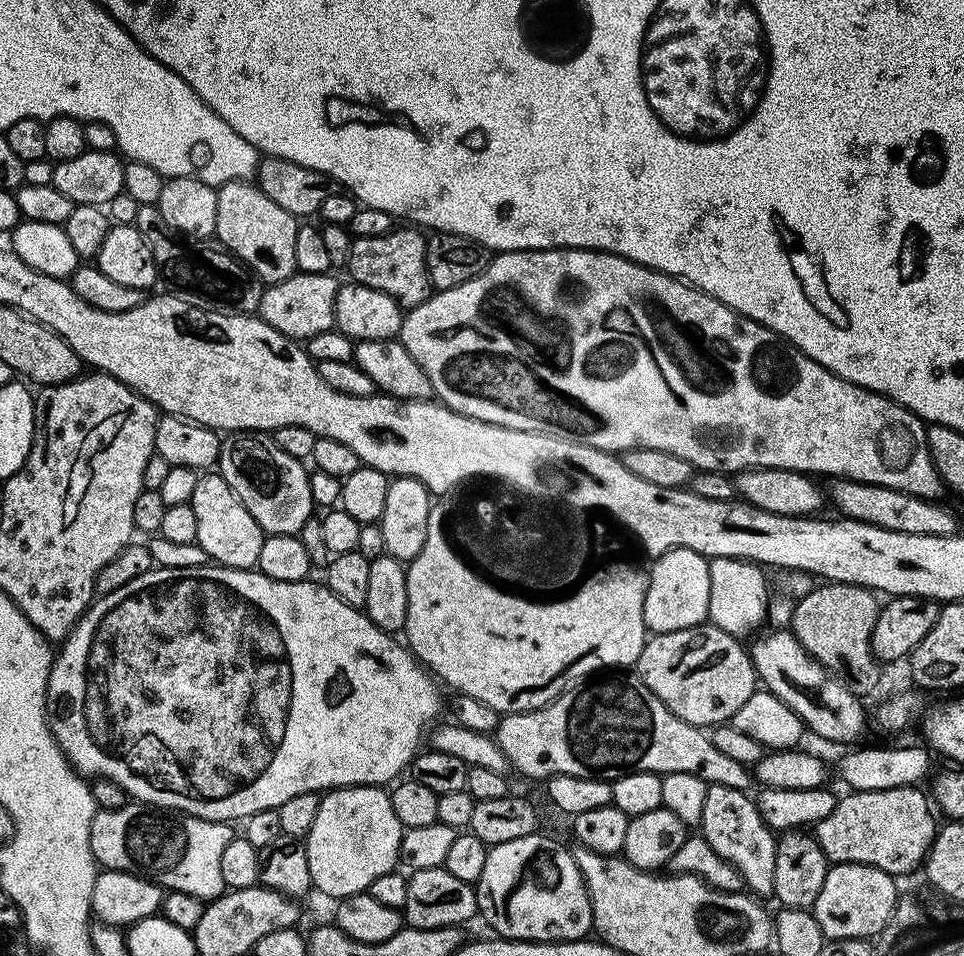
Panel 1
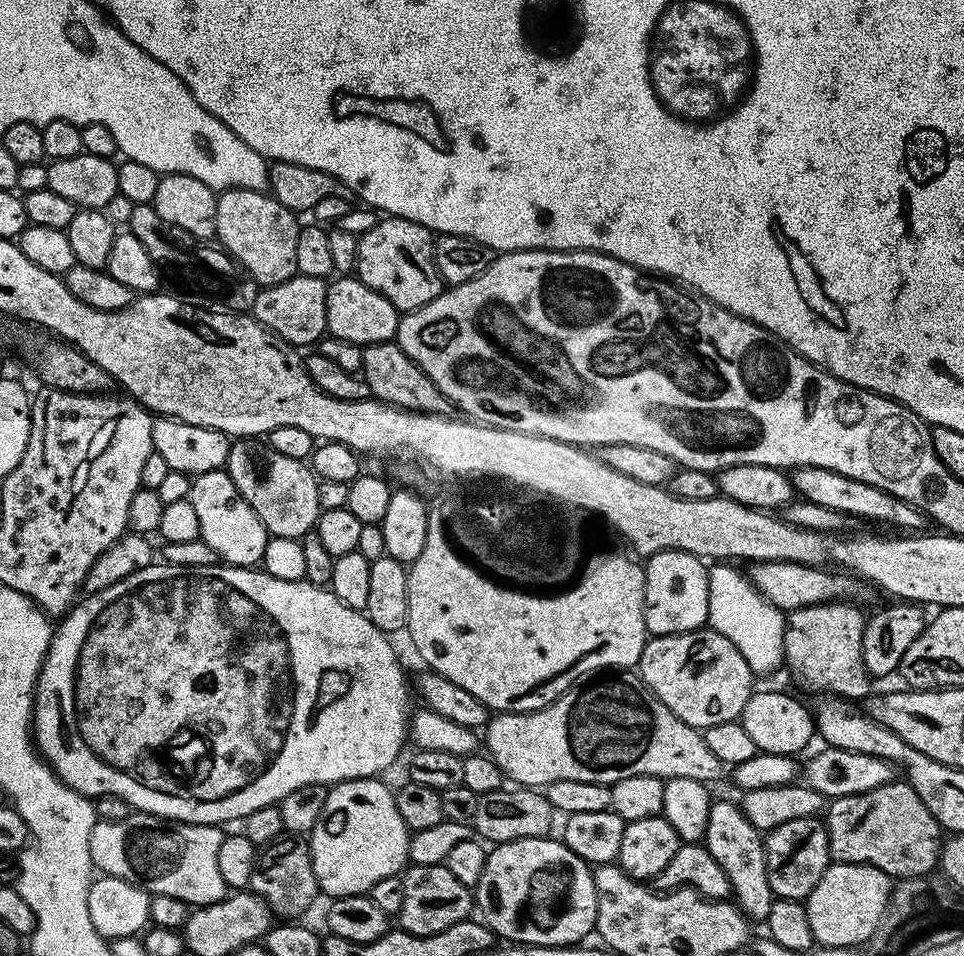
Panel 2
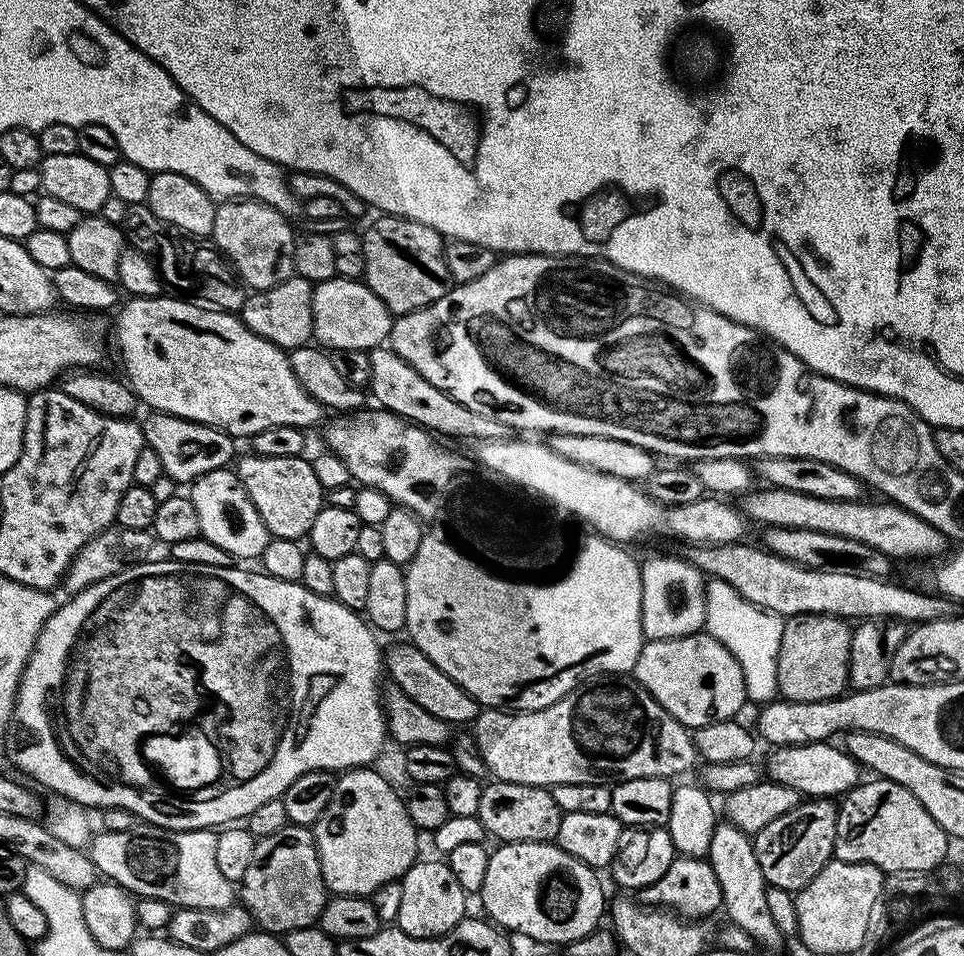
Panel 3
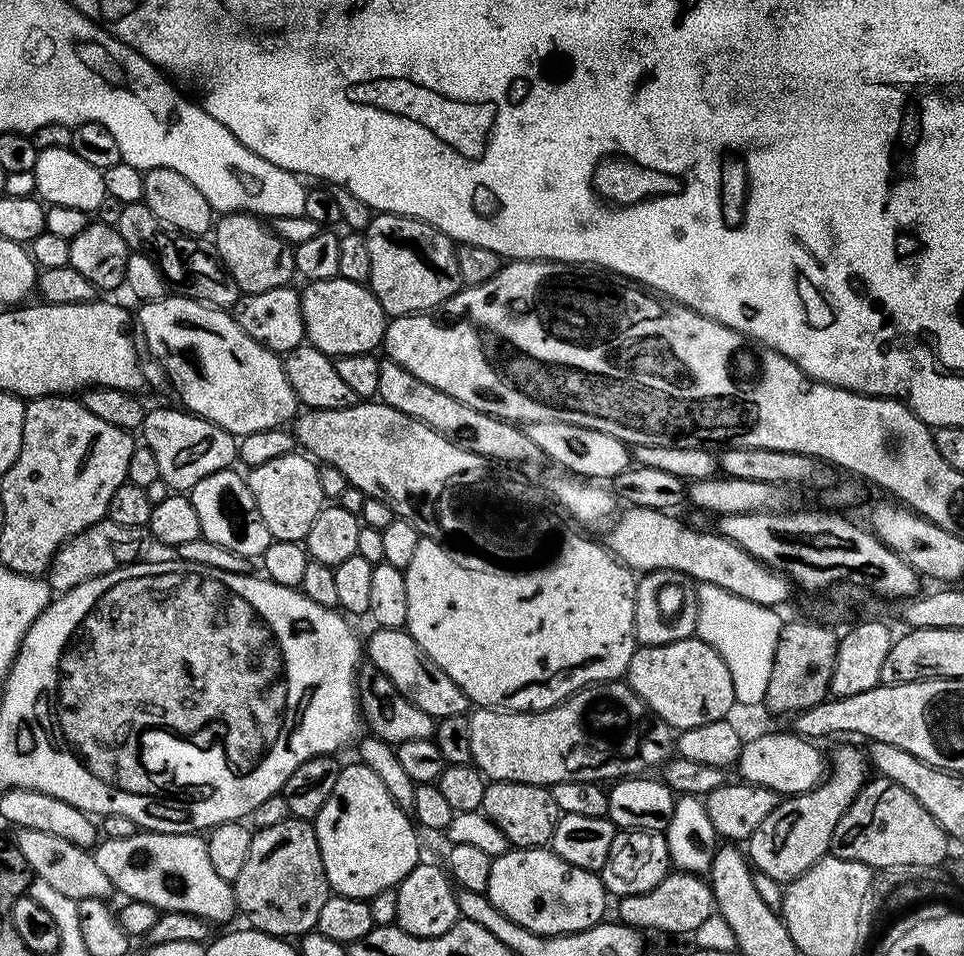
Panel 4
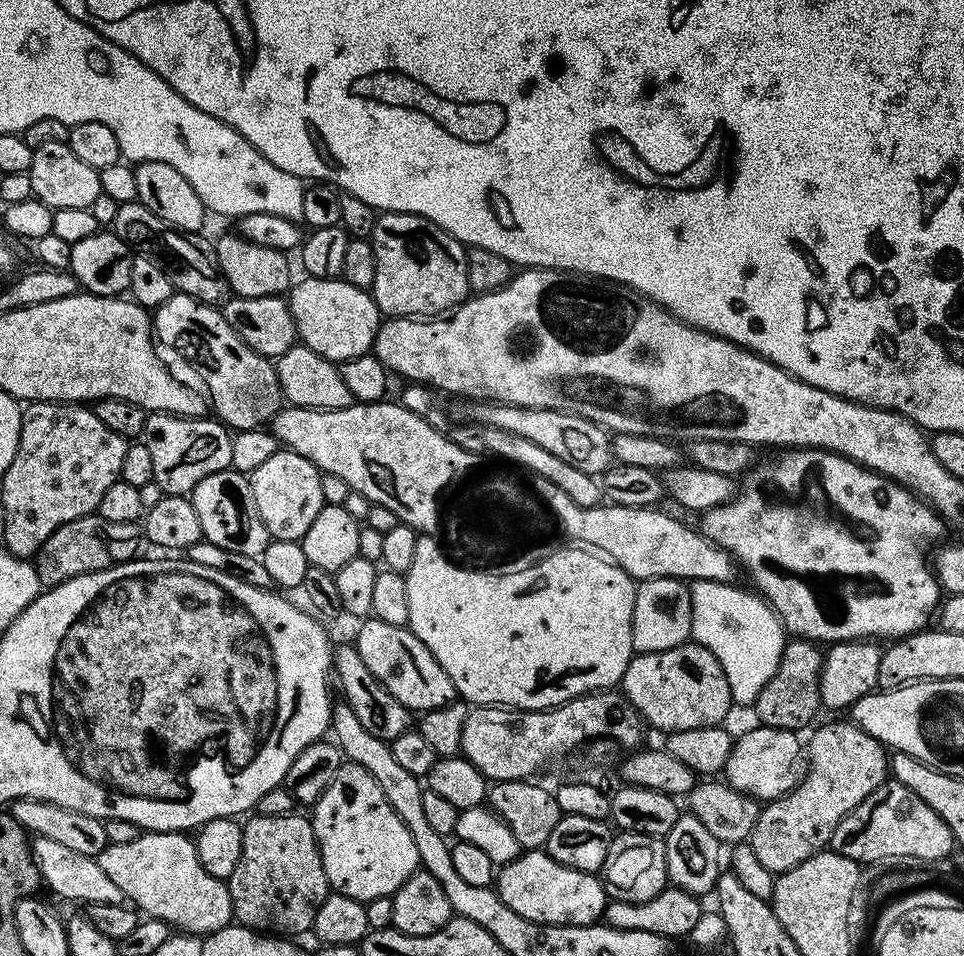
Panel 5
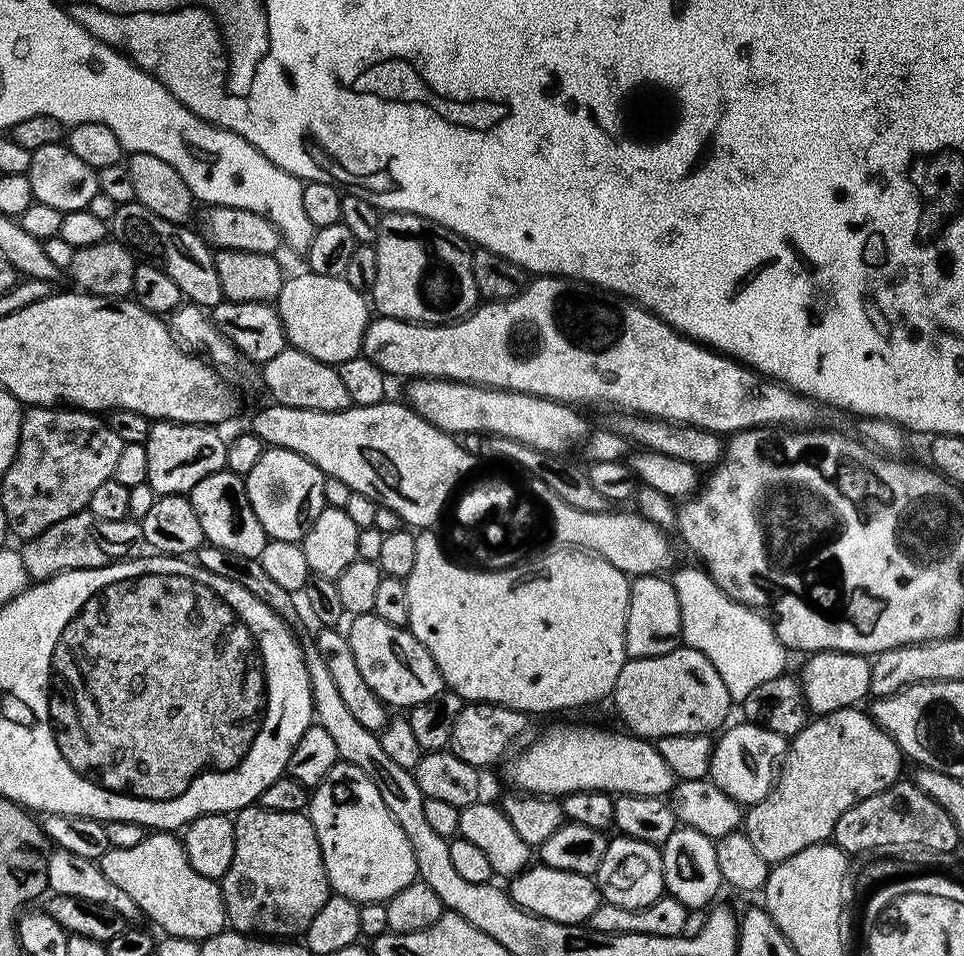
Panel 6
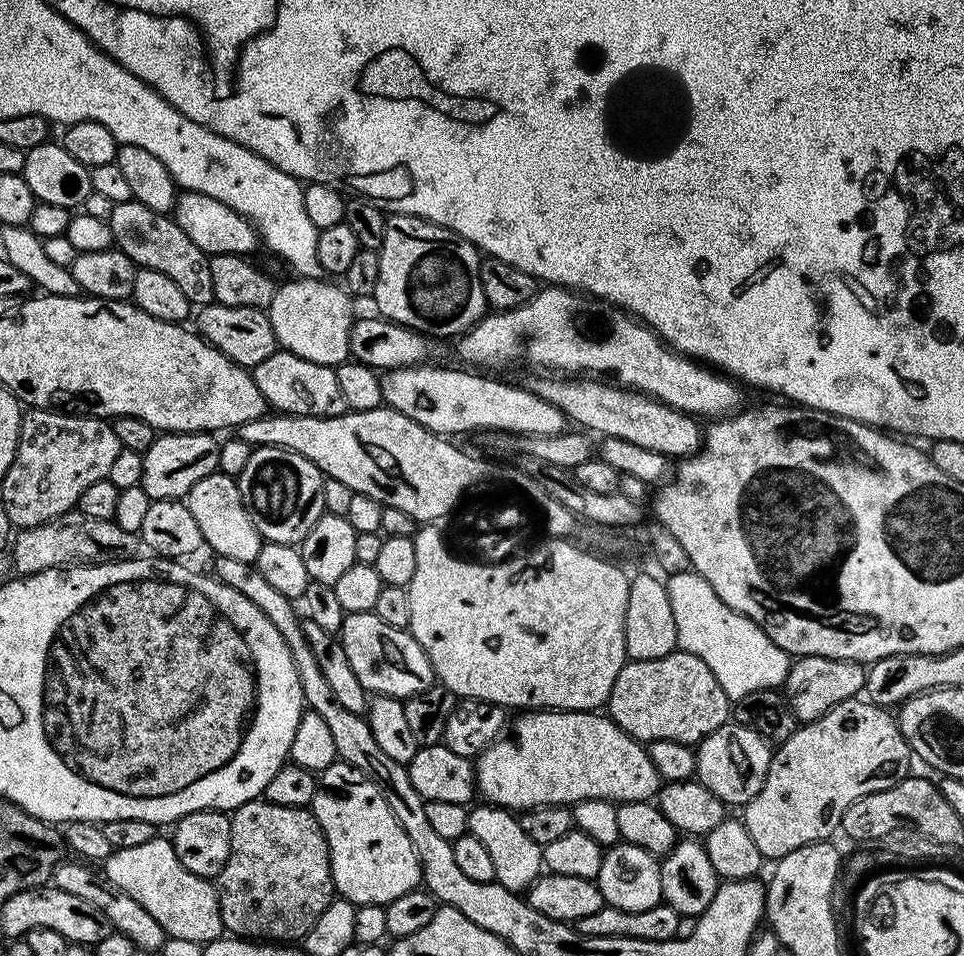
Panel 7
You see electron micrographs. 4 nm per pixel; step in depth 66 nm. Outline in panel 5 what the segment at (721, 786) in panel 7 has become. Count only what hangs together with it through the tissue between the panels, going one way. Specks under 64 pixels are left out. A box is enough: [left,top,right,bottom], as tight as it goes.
[722,727,802,802]

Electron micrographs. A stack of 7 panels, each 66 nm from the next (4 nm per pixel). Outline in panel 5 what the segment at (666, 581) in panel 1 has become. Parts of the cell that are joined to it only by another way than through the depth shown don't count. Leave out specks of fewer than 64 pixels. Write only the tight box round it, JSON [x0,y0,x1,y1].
[632,578,692,652]

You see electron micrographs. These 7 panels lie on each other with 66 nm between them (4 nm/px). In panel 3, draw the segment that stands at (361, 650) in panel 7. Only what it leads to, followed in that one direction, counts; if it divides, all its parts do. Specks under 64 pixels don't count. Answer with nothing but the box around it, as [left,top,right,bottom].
[386,643,482,726]

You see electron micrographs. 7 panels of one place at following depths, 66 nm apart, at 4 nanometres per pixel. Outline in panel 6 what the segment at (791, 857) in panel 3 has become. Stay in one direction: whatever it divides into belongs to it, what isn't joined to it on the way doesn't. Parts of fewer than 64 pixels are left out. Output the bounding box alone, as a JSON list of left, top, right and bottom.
[742,706,901,865]

